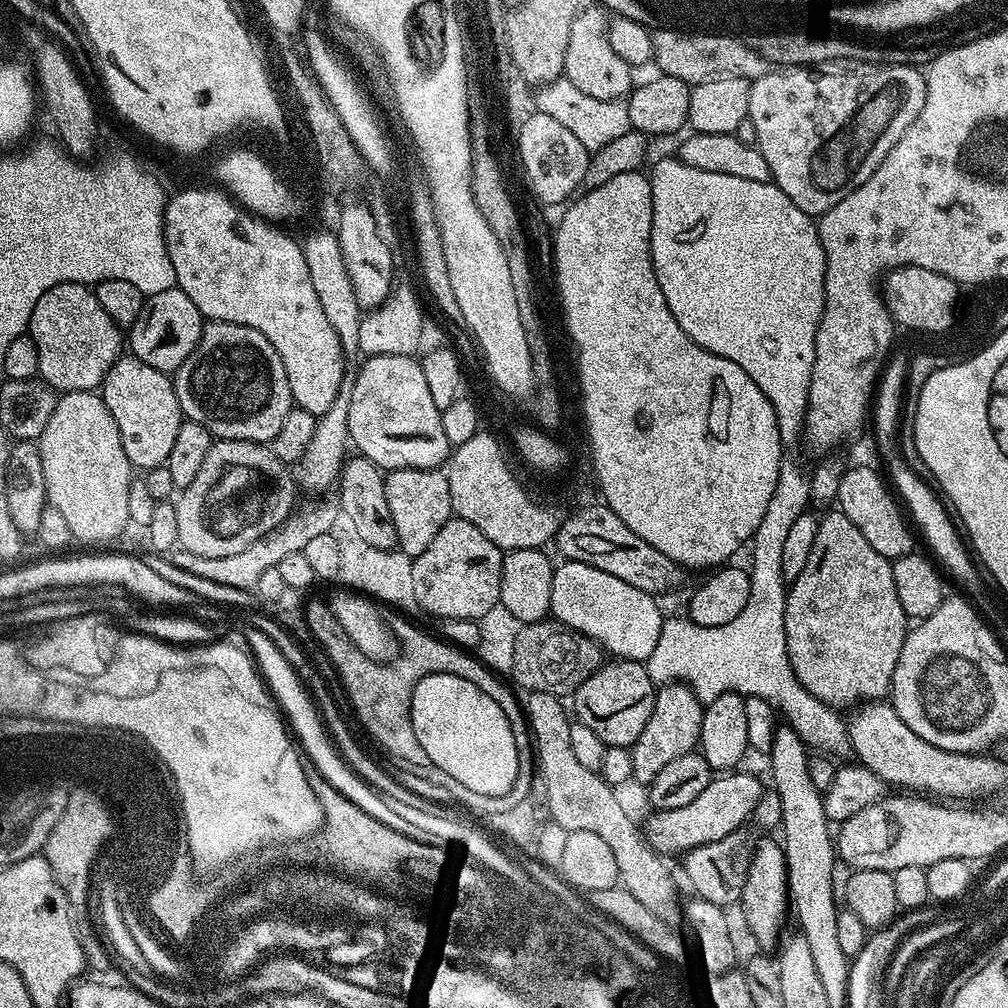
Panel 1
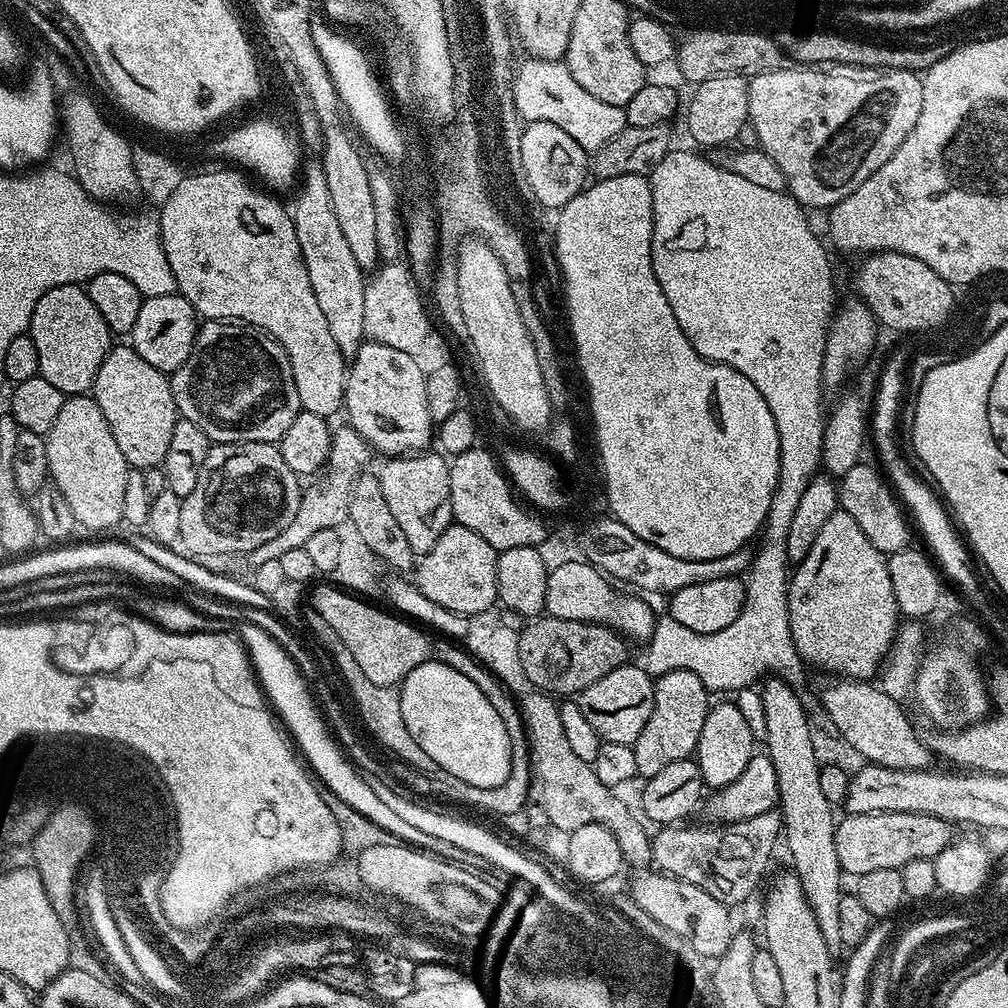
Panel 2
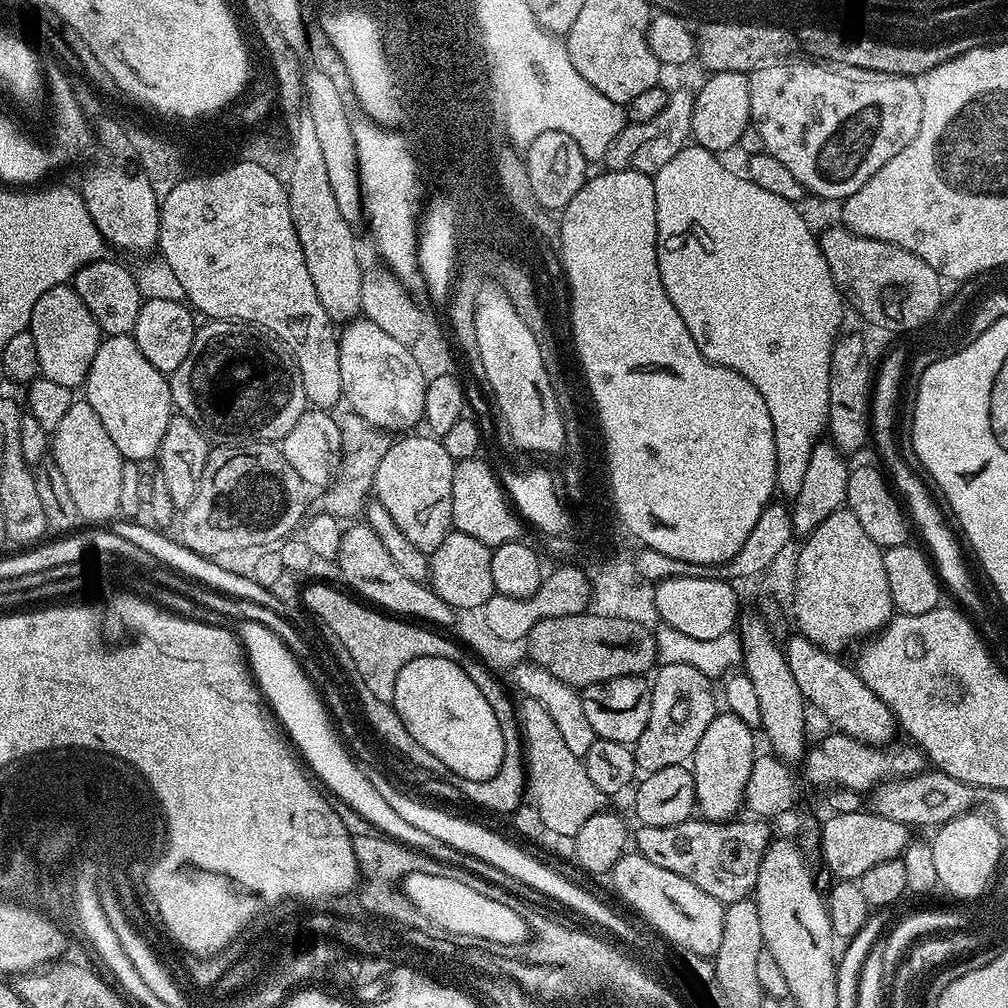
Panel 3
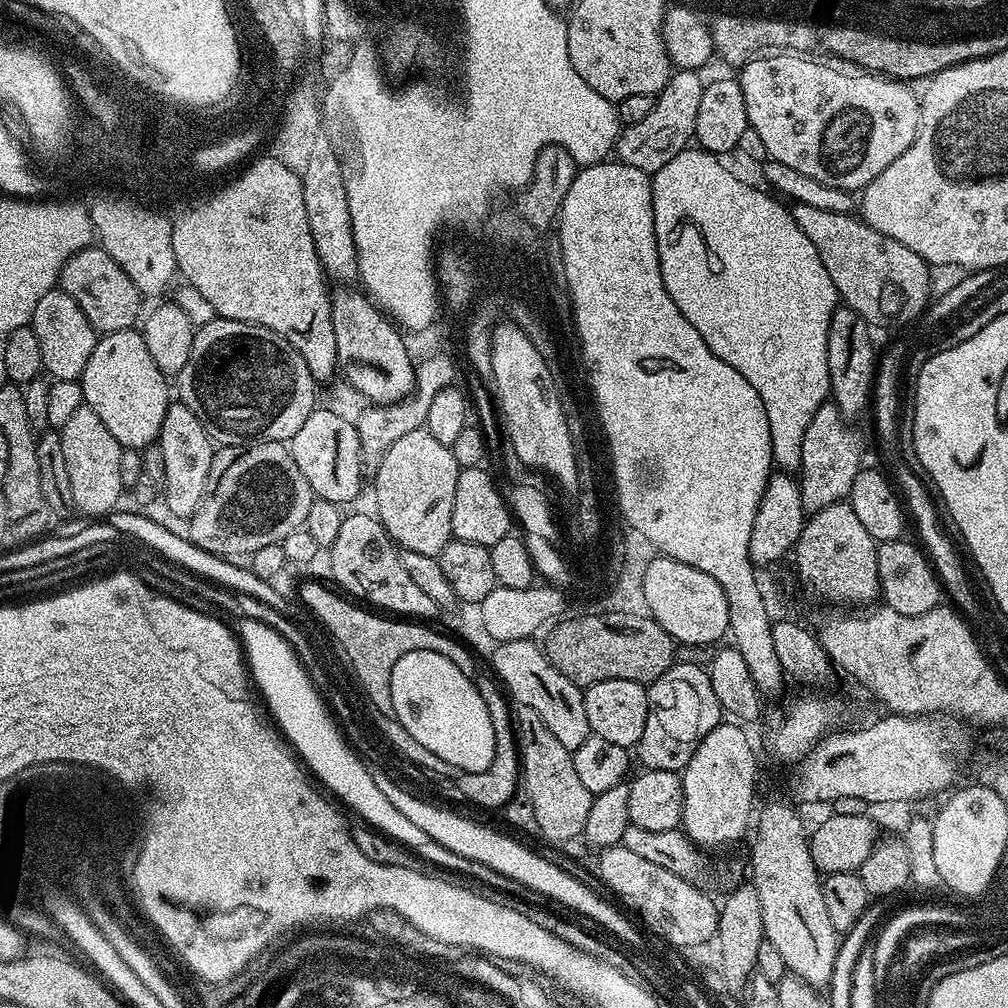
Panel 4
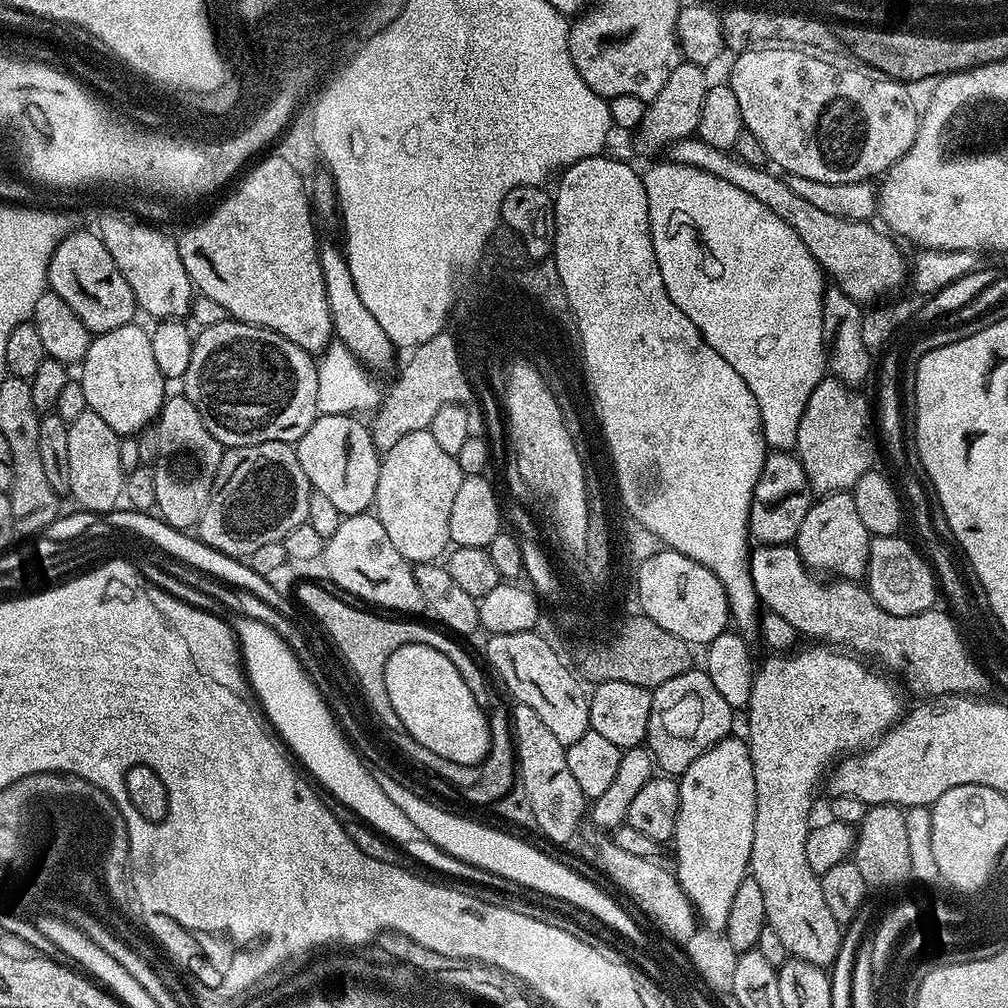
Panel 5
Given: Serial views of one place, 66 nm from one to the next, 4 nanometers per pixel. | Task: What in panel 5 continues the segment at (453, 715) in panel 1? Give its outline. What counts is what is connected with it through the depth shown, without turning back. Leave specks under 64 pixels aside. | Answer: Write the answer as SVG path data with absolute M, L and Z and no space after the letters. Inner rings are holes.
M402 646L401 652L395 652L391 662L386 662L388 688L392 692L392 705L396 709L404 708L408 712L408 700L416 696L416 700L432 700L432 696L440 696L440 700L448 700L448 696L456 696L456 688L460 688L460 724L440 724L440 728L432 728L432 724L408 724L408 729L416 732L416 737L424 740L426 750L435 749L440 757L450 762L462 763L465 766L479 766L488 756L492 747L492 739L488 733L488 718L483 707L468 693L464 684L458 683L456 670L443 660L428 646Z

